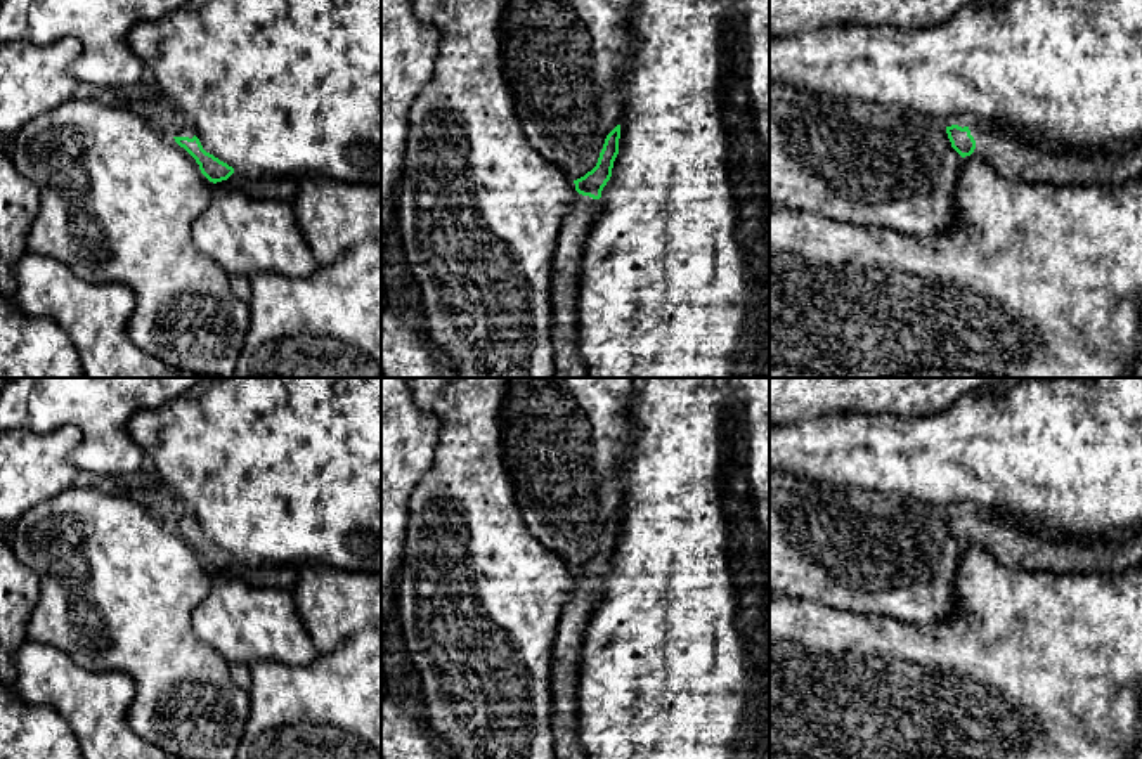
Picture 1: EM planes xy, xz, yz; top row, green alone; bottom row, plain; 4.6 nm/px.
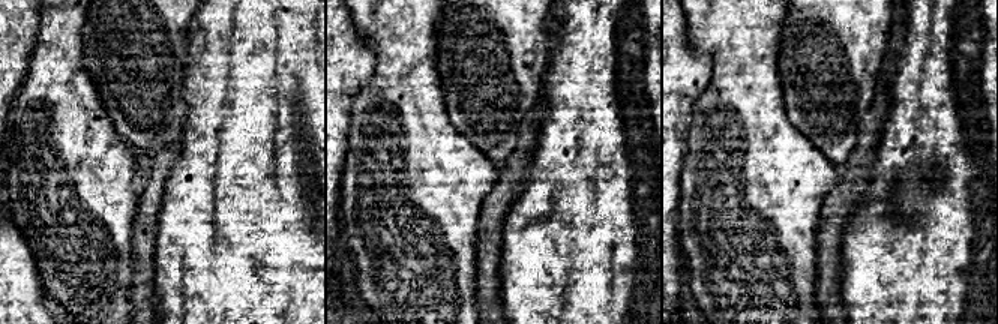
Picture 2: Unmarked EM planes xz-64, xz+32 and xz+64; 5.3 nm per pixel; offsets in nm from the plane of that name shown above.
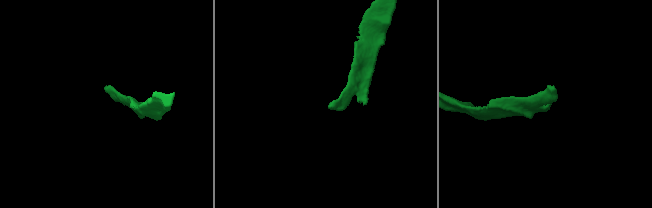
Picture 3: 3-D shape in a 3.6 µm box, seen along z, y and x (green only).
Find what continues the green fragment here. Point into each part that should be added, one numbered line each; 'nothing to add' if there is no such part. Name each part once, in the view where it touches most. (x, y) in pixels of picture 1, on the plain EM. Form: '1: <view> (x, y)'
1: yz (1012, 546)

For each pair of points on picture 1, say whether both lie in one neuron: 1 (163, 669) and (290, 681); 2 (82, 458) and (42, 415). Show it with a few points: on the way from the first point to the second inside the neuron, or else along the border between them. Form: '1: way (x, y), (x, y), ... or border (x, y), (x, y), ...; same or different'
1: border (248, 692), (248, 720), (241, 732); different
2: way (90, 439), (90, 430), (75, 415), (61, 415); same

